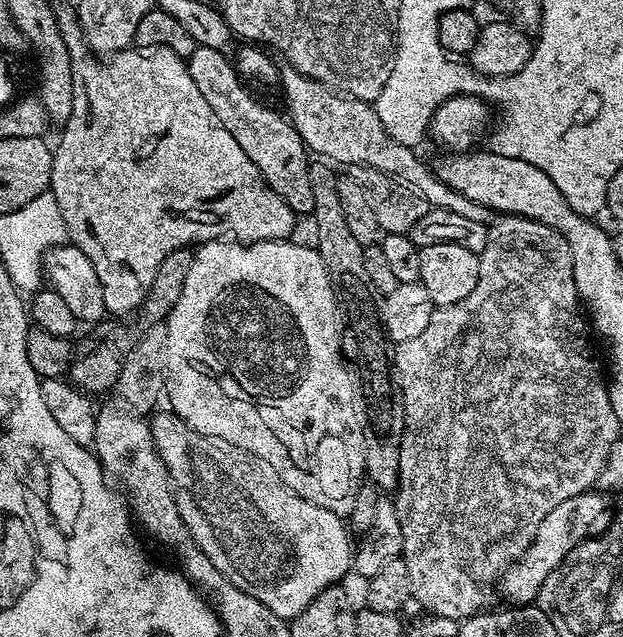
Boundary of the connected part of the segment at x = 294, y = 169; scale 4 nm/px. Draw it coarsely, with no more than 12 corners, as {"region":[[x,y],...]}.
{"region":[[234,73],[218,114],[242,154],[297,214],[311,213],[310,152]]}

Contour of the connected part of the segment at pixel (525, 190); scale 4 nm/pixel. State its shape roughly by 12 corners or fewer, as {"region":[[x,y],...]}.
{"region":[[491,150],[434,164],[436,177],[502,214],[532,210],[542,172]]}

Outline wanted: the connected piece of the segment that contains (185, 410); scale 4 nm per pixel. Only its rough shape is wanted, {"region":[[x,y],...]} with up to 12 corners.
{"region":[[206,240],[171,411],[346,518],[365,483],[315,247]]}

